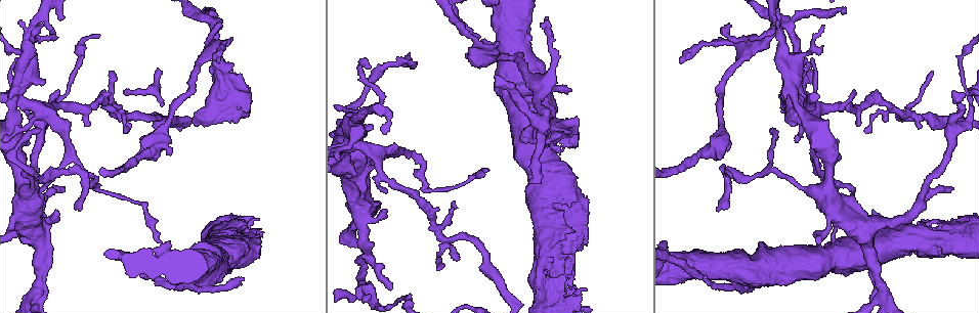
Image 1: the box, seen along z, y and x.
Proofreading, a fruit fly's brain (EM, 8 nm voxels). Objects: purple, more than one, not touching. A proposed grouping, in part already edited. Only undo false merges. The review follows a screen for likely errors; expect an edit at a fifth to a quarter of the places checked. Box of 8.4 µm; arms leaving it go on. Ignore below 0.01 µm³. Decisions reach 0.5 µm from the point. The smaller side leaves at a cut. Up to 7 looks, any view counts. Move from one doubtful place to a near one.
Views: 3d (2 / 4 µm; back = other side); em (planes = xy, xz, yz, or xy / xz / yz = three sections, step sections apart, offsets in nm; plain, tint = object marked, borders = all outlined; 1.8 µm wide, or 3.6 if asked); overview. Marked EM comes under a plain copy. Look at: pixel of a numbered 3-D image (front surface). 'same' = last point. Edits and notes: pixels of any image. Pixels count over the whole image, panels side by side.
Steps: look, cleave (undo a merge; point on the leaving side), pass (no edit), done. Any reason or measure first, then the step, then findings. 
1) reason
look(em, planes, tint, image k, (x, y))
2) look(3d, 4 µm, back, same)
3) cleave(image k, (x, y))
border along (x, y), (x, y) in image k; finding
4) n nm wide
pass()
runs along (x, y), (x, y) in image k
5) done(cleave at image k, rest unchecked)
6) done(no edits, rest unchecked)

abrupt turn
look(em, xy, step 8, tint, image 1, (900, 112))

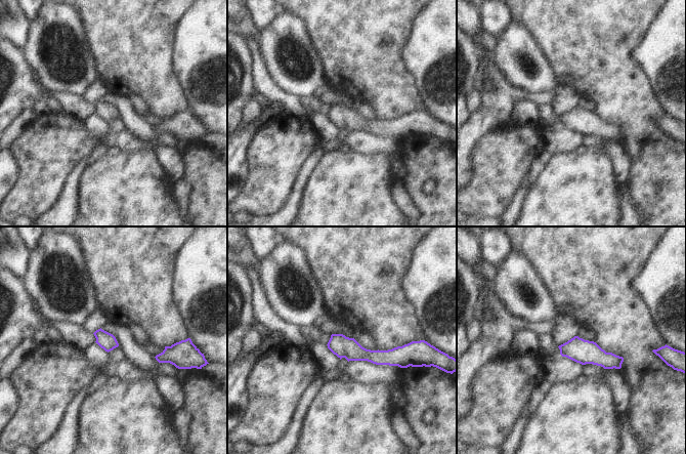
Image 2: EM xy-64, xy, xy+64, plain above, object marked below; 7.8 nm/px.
look(em, planes, tint, same)

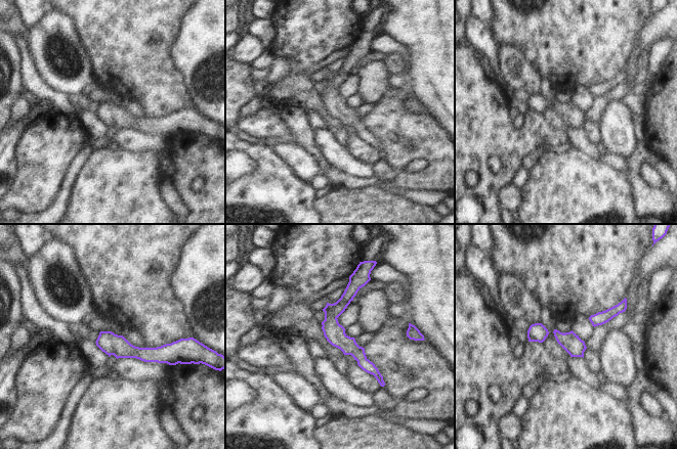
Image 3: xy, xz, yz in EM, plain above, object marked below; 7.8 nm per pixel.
pass()
runs along (351, 278), (333, 330), (380, 379) in image 3; one neuron here

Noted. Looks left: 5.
abrupt turn
look(em, xz, step 16, tint, image 1, (849, 189))

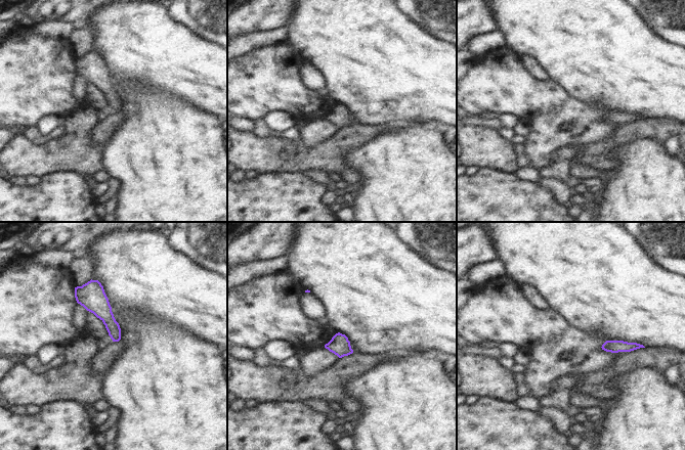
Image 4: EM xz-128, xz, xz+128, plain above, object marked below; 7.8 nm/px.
pass()
continuous, no second neuron

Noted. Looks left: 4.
arms part here
look(3d, 4 µm, image 1, (772, 171))

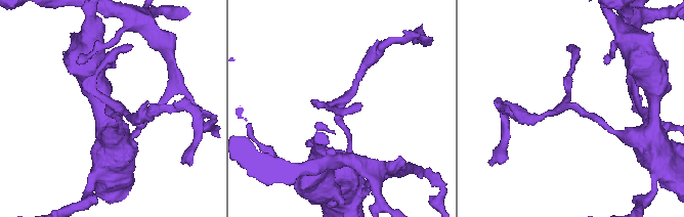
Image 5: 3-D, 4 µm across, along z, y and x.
3 arms
look(em, 3.6 µm, xy, step 16, tint, image 5, (340, 104))

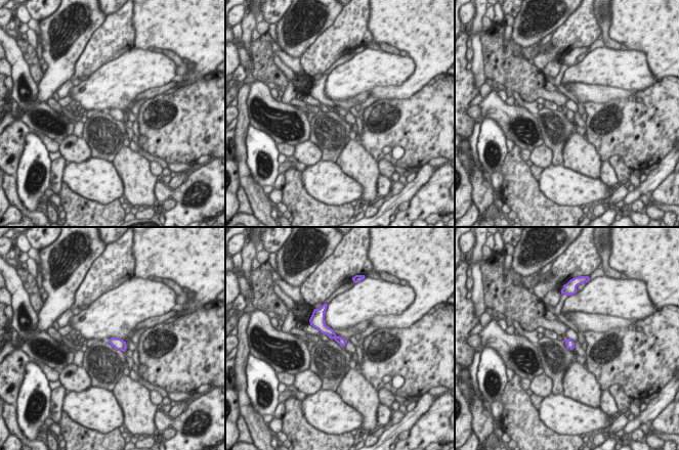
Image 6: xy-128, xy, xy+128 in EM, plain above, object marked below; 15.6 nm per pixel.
look(em, 3.6 µm, planes, tint, same)

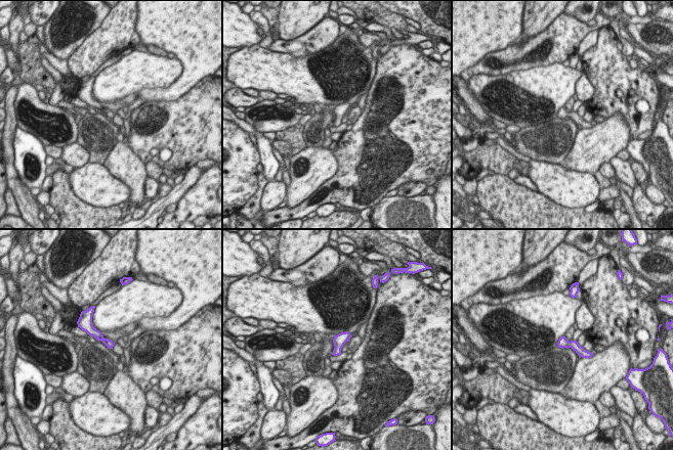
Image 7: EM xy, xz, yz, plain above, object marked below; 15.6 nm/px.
120 nm wide
pass()
runs along (89, 321), (89, 326), (110, 345) in image 7; all the same neuron

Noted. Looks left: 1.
done(no edits, rest unchecked)

